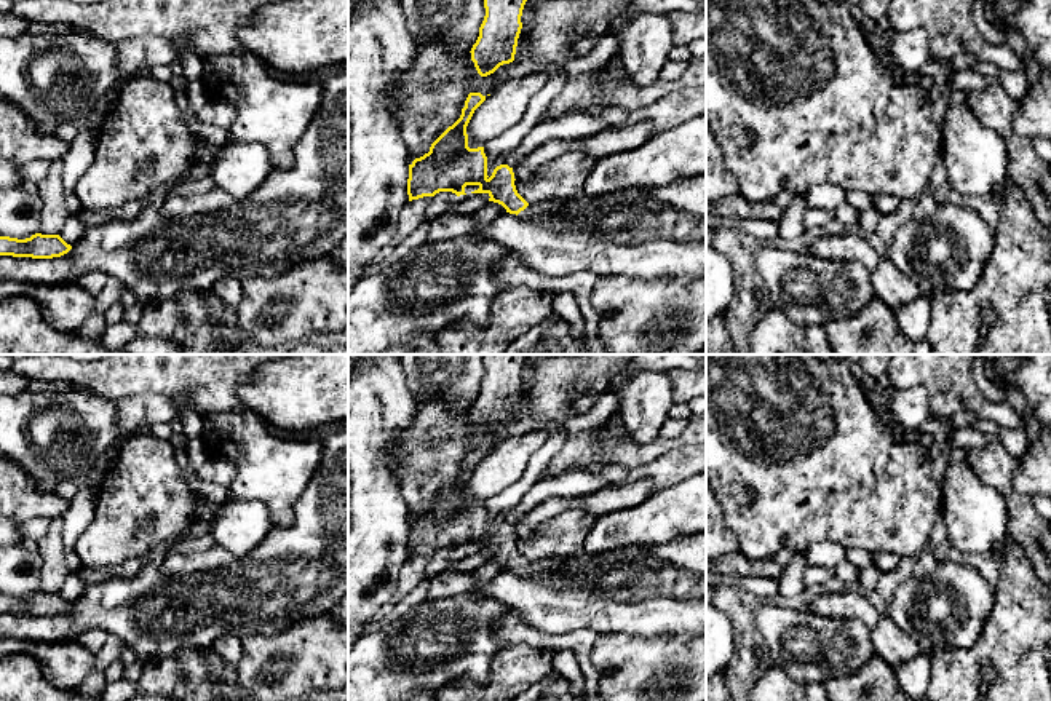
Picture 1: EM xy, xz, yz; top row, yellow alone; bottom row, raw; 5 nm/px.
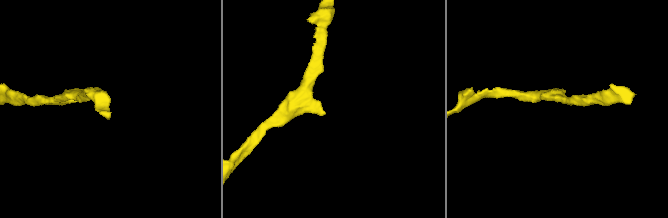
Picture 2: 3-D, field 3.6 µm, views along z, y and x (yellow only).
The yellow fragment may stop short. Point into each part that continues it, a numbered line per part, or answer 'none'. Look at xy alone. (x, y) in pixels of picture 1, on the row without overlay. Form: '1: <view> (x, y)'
none

